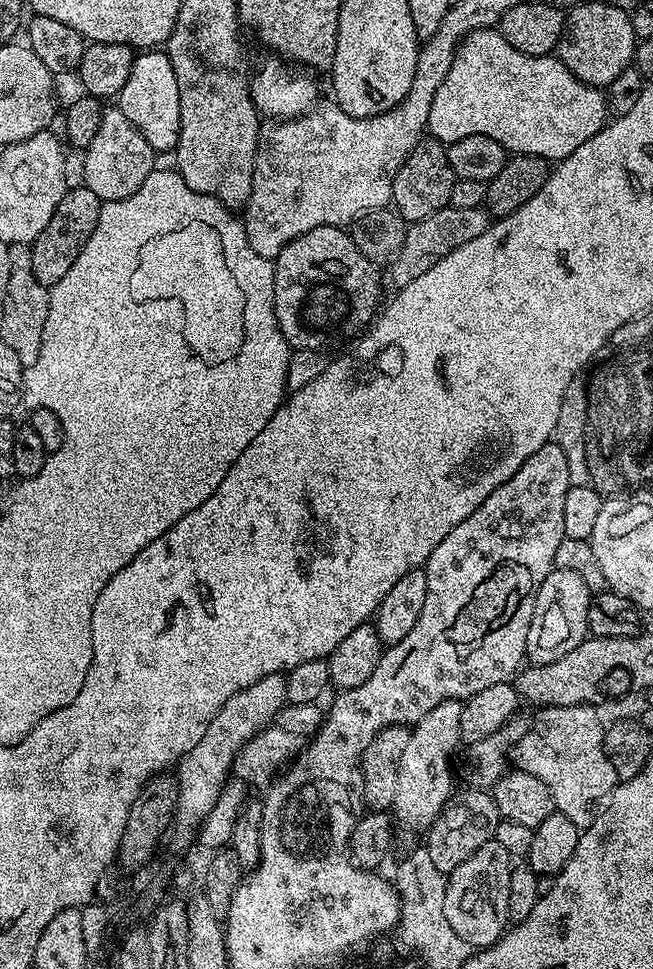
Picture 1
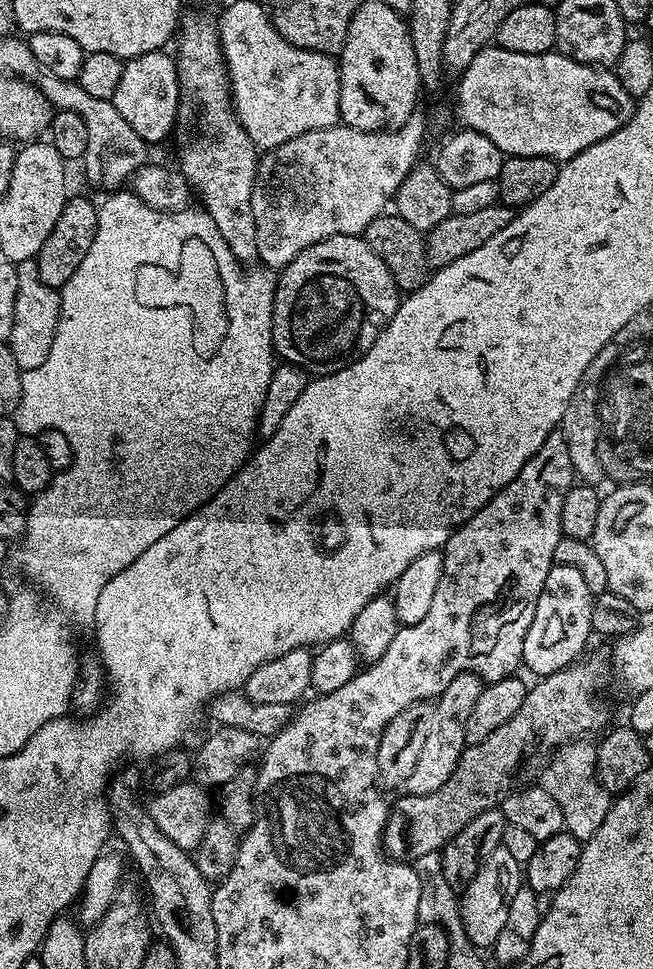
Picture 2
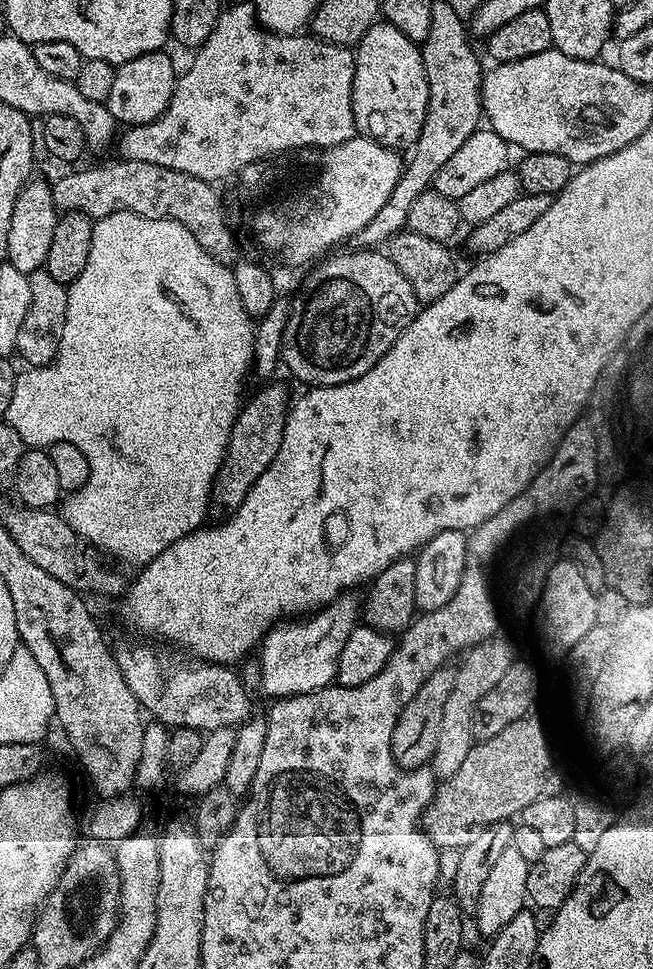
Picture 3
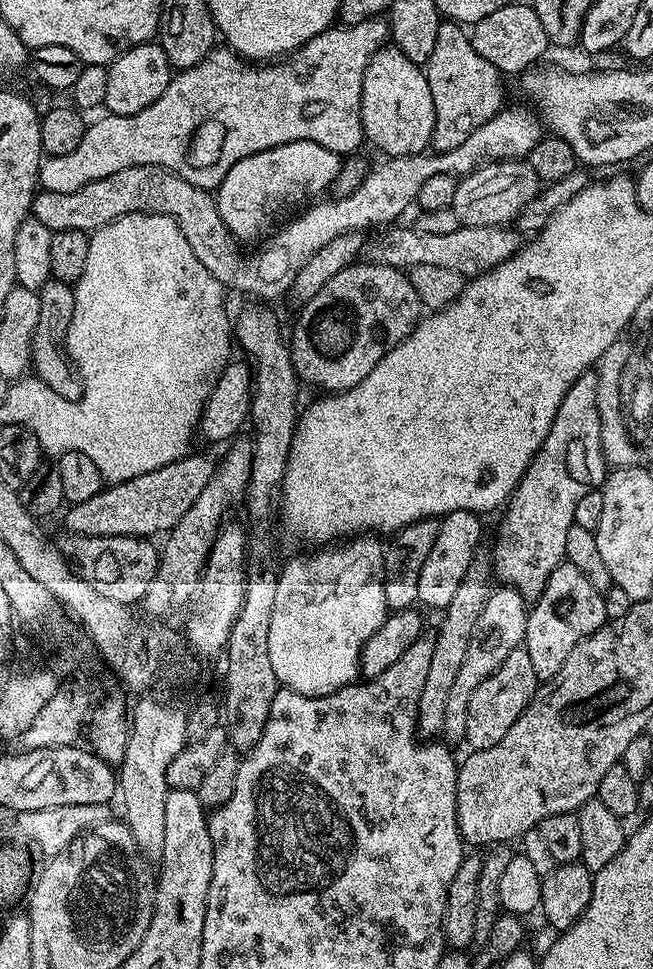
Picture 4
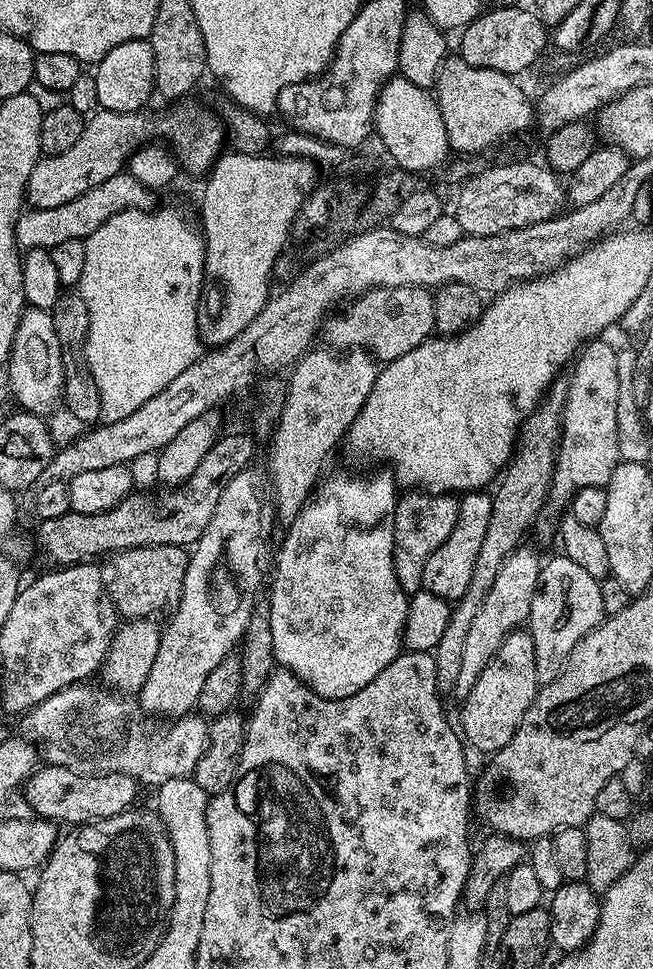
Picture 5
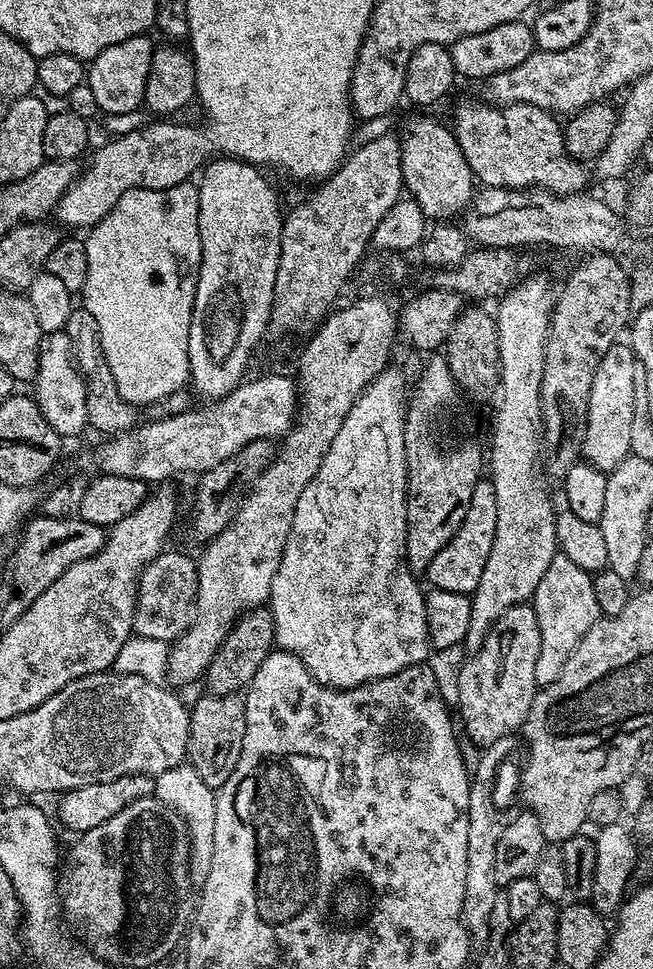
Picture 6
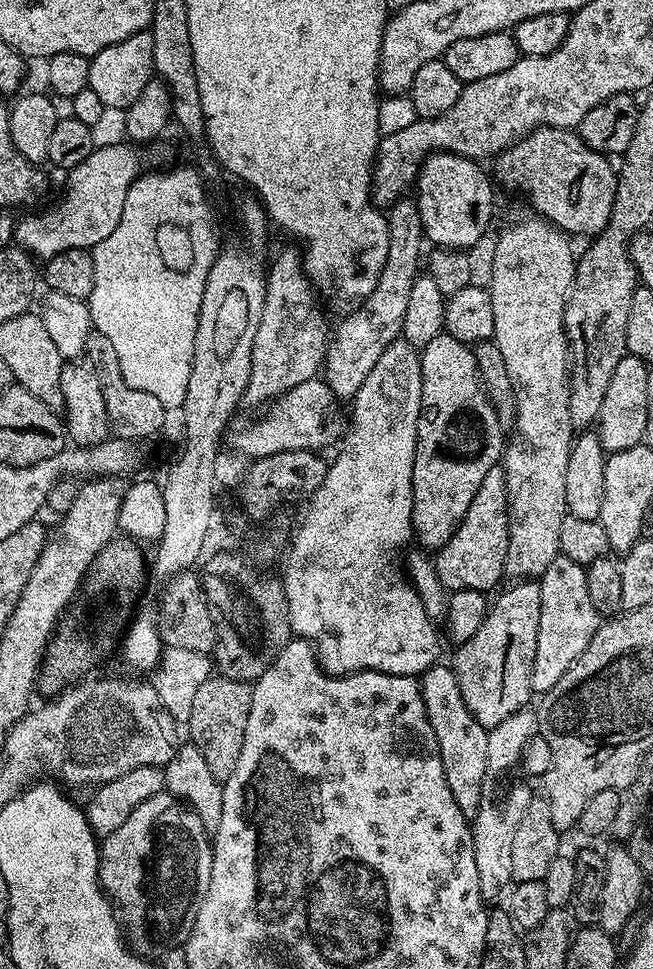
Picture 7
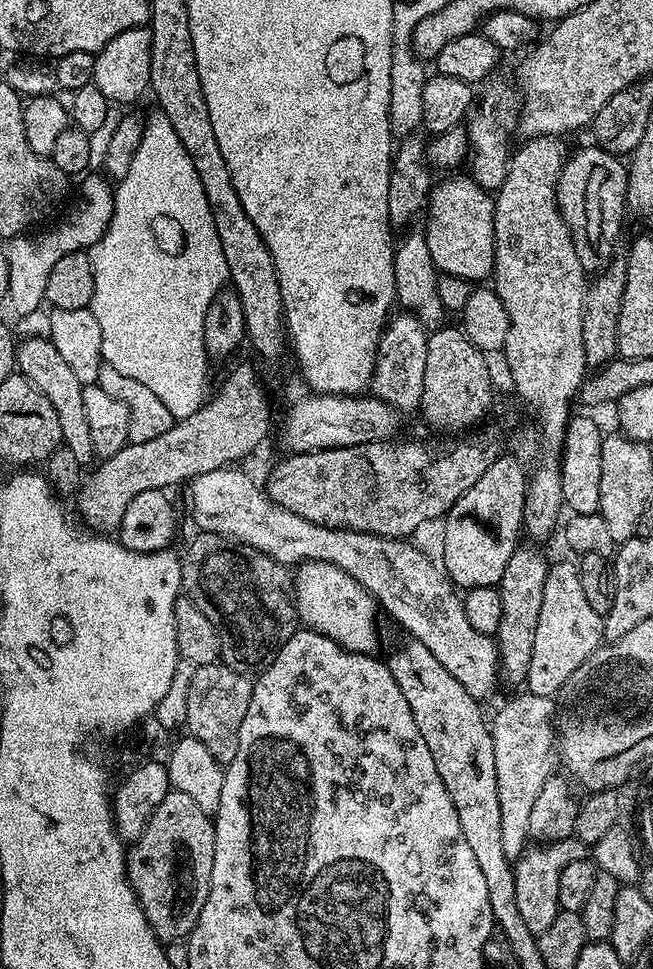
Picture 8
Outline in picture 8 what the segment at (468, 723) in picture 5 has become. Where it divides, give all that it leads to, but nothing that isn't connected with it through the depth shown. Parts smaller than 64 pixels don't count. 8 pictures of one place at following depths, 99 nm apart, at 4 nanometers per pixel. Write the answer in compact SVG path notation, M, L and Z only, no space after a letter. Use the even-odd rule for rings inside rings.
M517 547L516 553L510 558L510 562L506 562L506 570L498 585L502 598L502 622L498 626L494 639L497 648L500 649L500 670L503 679L508 679L512 684L518 683L519 680L520 683L527 681L528 678L530 654L534 650L534 630L538 626L538 614L542 610L542 590L546 590L546 574L550 567L549 561L544 561L542 553L524 547Z

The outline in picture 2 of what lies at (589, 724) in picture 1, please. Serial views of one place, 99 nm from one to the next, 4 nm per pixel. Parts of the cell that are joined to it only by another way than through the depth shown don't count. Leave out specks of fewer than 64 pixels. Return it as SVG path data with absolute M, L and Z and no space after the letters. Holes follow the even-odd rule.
M569 742L555 753L556 756L548 764L548 769L544 772L544 780L542 787L550 794L554 794L558 806L562 806L562 814L564 815L564 826L568 833L574 838L578 838L581 842L587 842L591 836L598 834L598 826L602 826L602 822L606 822L606 814L612 808L614 799L613 793L609 792L600 782L598 769L596 766L596 744L584 744L588 742Z

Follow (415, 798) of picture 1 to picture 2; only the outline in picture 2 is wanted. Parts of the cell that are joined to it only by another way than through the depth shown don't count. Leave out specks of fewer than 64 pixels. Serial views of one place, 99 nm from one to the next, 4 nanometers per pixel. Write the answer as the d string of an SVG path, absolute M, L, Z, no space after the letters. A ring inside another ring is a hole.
M463 672L458 674L458 678L454 678L454 682L450 682L450 686L446 686L446 690L442 690L440 696L435 697L434 718L430 718L430 730L426 733L426 742L423 743L422 750L418 753L418 763L407 773L407 791L411 795L421 796L422 794L437 792L448 781L450 774L454 774L454 766L466 747L464 742L466 718L470 718L470 710L474 710L474 702L478 702L478 694L482 694L484 685L485 681L473 672Z

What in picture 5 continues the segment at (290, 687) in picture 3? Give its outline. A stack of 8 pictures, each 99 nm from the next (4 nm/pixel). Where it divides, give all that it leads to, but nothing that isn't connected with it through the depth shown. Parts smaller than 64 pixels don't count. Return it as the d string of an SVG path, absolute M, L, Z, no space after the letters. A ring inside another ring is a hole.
M388 470L378 473L377 476L332 476L329 480L321 479L308 503L287 525L288 533L285 534L284 541L281 544L279 541L278 551L274 556L274 575L270 580L272 600L268 604L270 634L274 638L272 658L279 667L289 669L313 694L324 700L341 700L350 698L350 694L358 694L362 686L374 682L374 678L378 678L378 674L382 674L382 670L386 670L386 666L390 666L390 662L394 662L394 658L402 651L410 596L402 590L398 574L394 574L394 510L397 499L396 477Z

